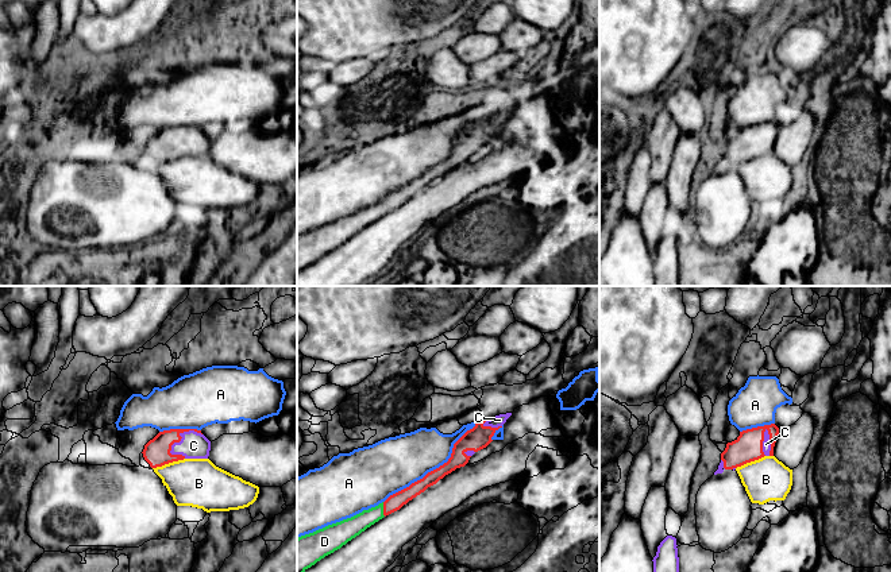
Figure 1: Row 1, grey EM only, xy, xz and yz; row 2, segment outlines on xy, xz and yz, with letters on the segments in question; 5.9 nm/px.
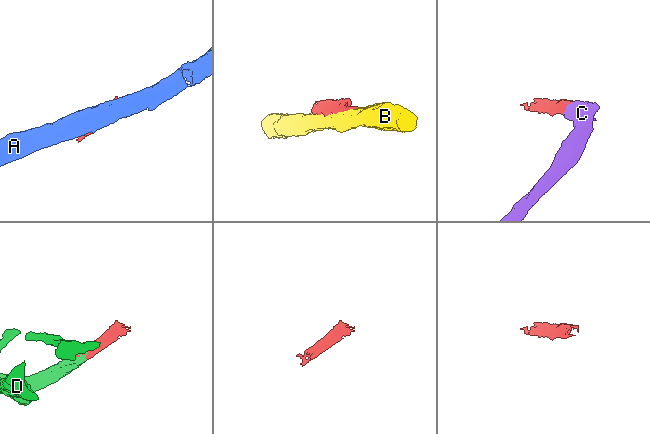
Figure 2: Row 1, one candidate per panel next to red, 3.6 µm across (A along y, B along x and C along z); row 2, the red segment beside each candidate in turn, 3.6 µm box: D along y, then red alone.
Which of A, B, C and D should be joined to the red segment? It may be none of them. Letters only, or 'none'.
C, D

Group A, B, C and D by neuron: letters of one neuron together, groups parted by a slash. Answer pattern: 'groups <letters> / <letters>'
groups A / B / C D

